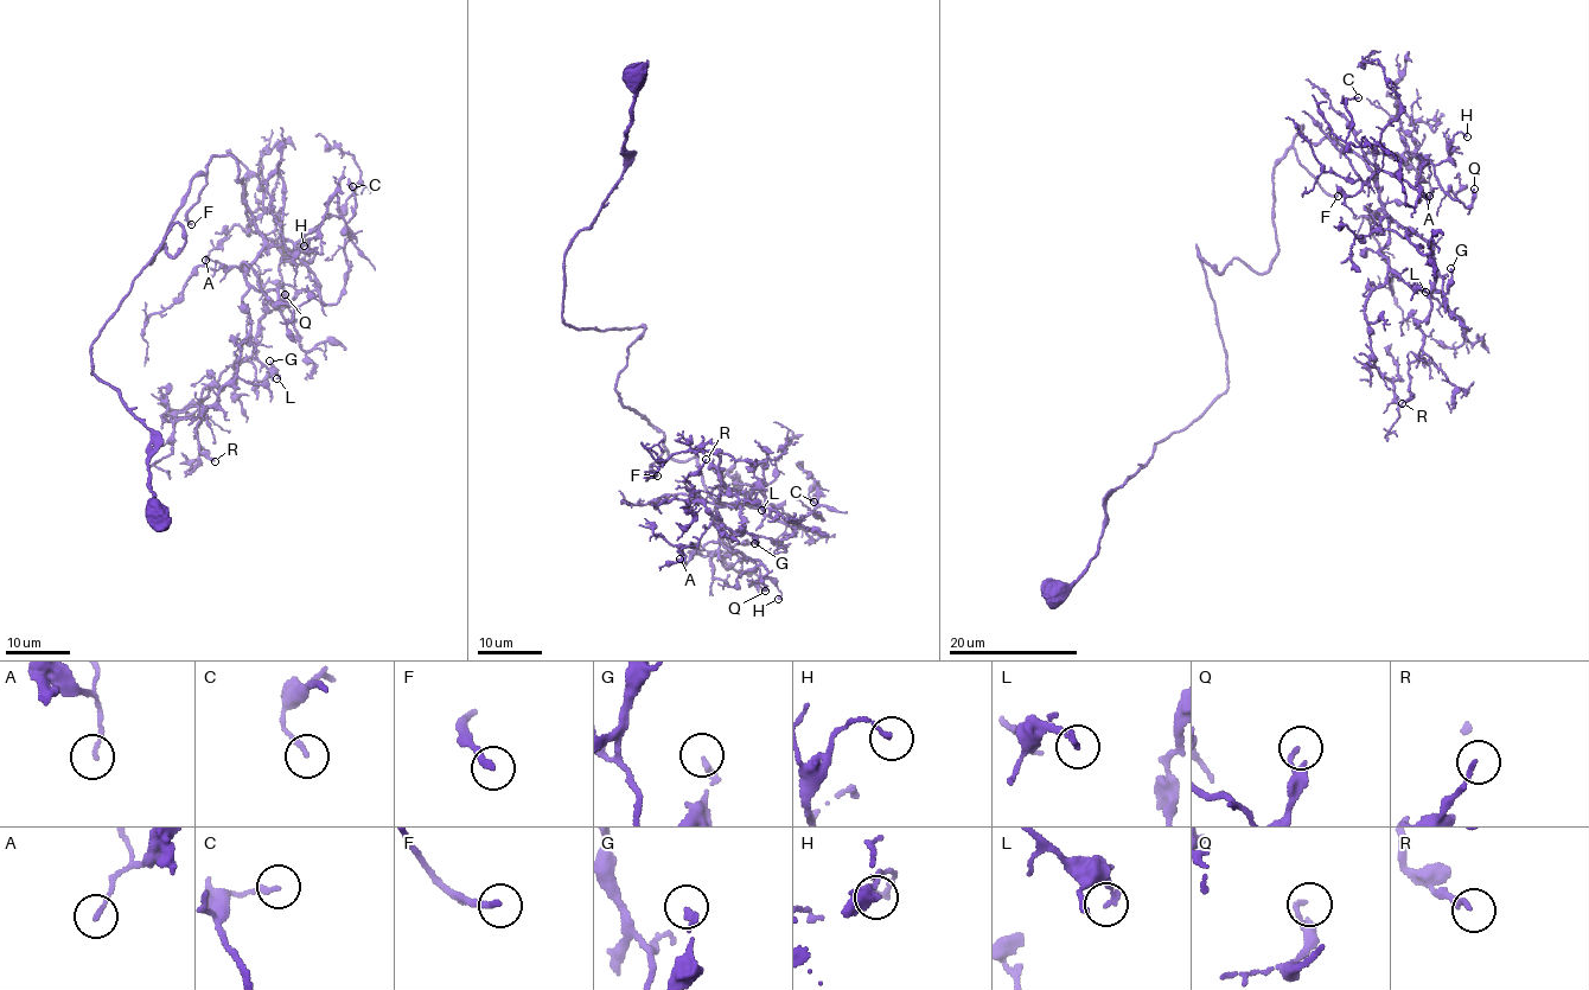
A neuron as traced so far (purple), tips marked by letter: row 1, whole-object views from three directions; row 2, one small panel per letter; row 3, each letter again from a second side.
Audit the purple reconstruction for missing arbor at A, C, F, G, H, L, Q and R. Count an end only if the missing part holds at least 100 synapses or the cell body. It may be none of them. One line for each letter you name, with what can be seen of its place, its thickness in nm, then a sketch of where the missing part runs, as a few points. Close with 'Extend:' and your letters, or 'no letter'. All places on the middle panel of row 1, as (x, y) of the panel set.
F: at (657, 476); 240 nm thick; missing branch runs (657, 476), (671, 496), (651, 512), (656, 528), (697, 536), (703, 575), (682, 599), (649, 589), (629, 598)
Extend: F

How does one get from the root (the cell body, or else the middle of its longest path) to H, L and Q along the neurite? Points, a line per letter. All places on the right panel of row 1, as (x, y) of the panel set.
H: (1055, 592), (1106, 498), (1225, 391), (1195, 246), (1265, 272), (1302, 126), (1434, 164), (1467, 136)
L: (1055, 592), (1106, 498), (1225, 391), (1195, 246), (1265, 272), (1302, 126), (1365, 163), (1379, 253), (1425, 292)
Q: (1055, 592), (1106, 498), (1225, 391), (1195, 246), (1265, 272), (1302, 126), (1425, 159), (1465, 206), (1474, 189)

